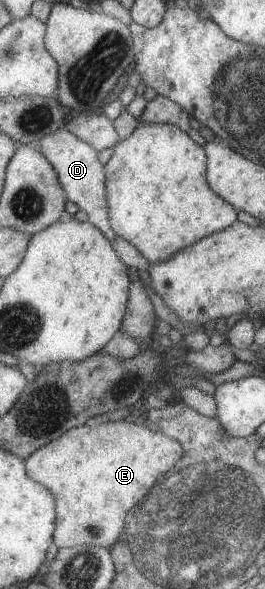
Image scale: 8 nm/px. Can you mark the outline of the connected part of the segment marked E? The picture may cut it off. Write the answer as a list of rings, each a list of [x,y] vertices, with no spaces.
[[[124,420],[120,421],[107,421],[100,423],[99,425],[90,426],[88,424],[68,429],[64,434],[61,434],[58,438],[52,440],[48,444],[36,449],[30,457],[25,458],[27,464],[27,474],[40,483],[46,490],[52,494],[55,504],[55,529],[53,530],[53,542],[58,549],[68,548],[78,545],[95,546],[109,549],[116,541],[119,540],[120,533],[123,532],[124,517],[127,516],[128,510],[132,506],[138,504],[138,502],[147,494],[147,490],[150,486],[154,485],[160,477],[170,472],[173,466],[180,460],[183,453],[182,447],[178,442],[168,438],[165,434],[162,434],[160,430],[152,426],[137,425]]]

